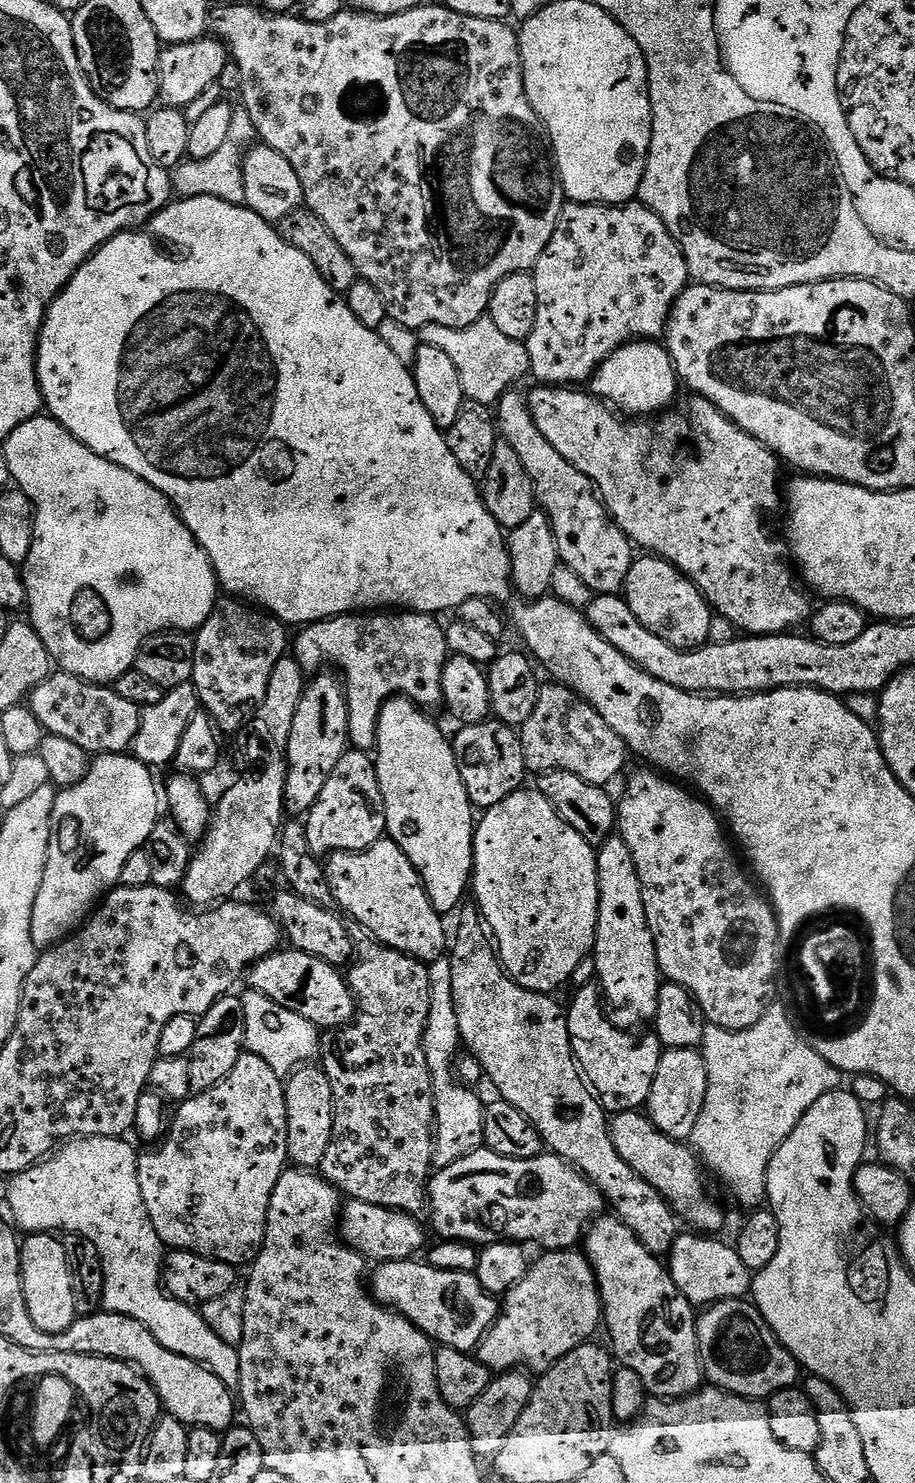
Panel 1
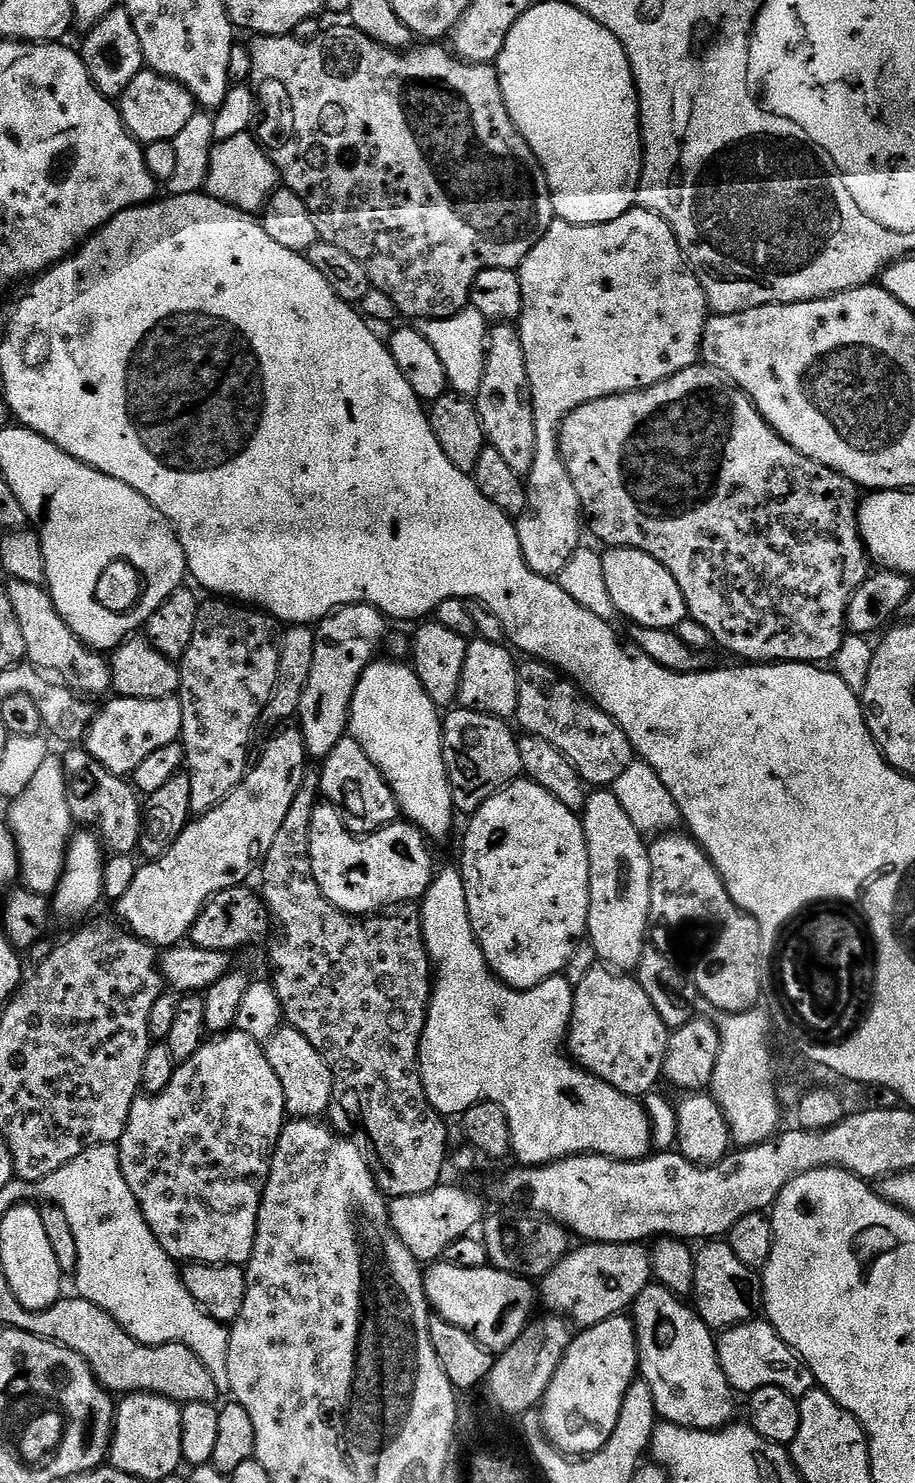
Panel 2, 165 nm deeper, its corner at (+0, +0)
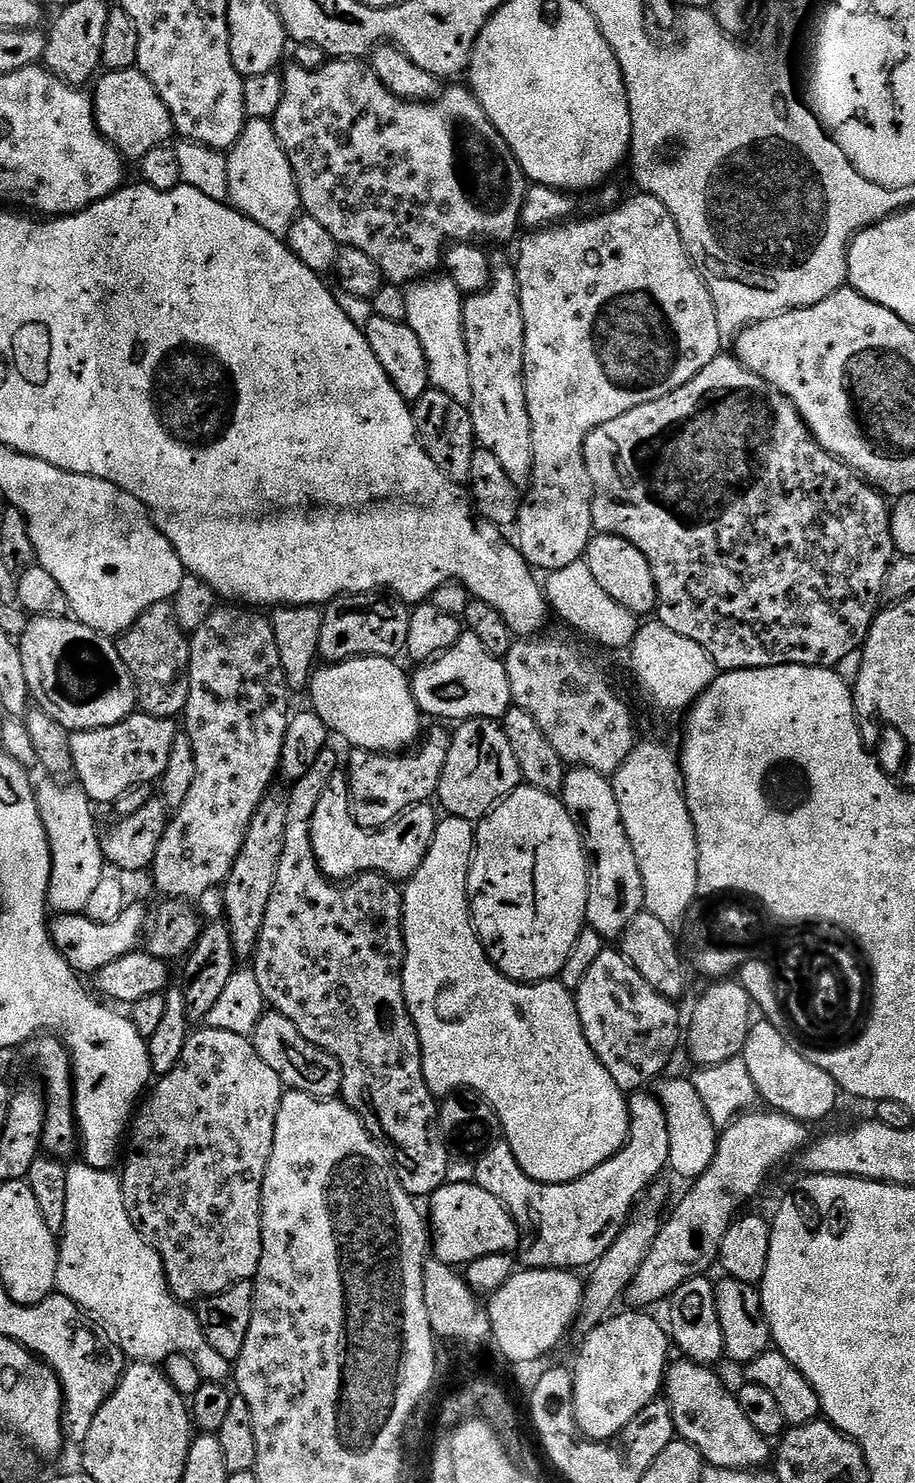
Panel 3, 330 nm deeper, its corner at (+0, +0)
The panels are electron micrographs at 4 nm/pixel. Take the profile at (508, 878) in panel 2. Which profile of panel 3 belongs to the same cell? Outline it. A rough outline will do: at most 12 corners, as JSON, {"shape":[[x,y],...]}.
{"shape":[[515,788],[475,825],[488,961],[559,977],[588,853],[560,796]]}

